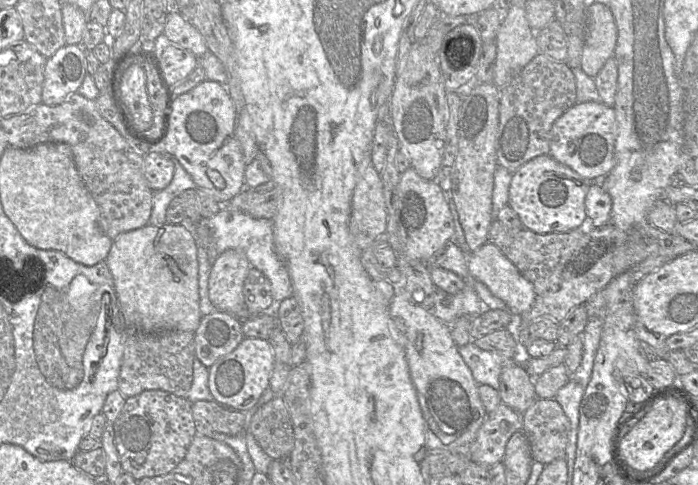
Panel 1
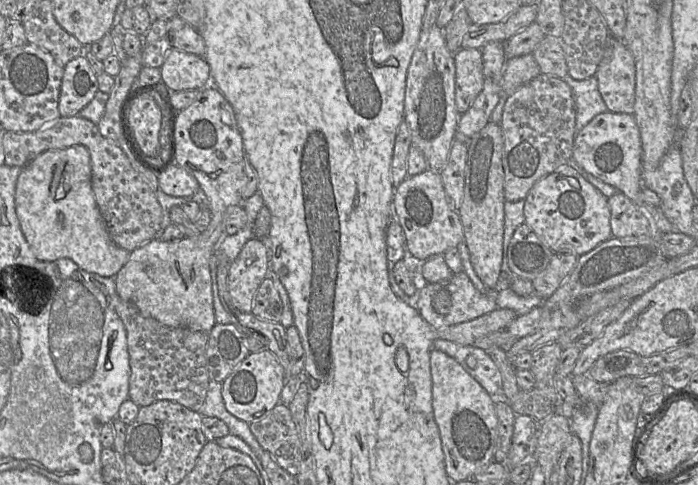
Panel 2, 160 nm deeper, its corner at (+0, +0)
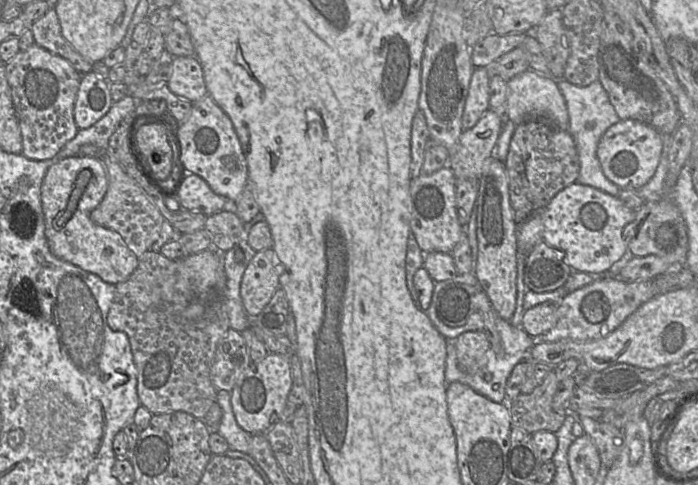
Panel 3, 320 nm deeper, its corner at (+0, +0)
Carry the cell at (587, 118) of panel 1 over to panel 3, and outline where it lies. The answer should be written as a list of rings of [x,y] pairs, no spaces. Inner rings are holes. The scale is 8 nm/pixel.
[[[620,120],[602,135],[597,158],[604,175],[620,189],[639,189],[654,175],[663,150],[661,134],[654,128],[636,121]]]

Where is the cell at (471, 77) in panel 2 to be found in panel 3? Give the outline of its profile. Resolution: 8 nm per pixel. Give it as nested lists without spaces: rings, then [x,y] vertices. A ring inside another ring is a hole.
[[[474,68],[462,115],[462,130],[469,130],[489,109],[489,75],[486,68]]]

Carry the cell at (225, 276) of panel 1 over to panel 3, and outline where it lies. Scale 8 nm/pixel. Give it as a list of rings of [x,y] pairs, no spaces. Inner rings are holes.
[[[273,249],[256,252],[248,263],[240,285],[240,295],[248,315],[256,317],[280,288],[280,265]]]

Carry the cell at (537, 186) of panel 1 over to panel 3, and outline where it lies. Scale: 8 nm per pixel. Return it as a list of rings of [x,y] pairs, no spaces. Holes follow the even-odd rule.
[[[575,182],[557,193],[541,211],[543,242],[563,252],[565,263],[578,272],[591,275],[619,276],[619,270],[632,258],[623,238],[624,227],[635,219],[635,210],[625,206],[617,197],[599,189]]]

